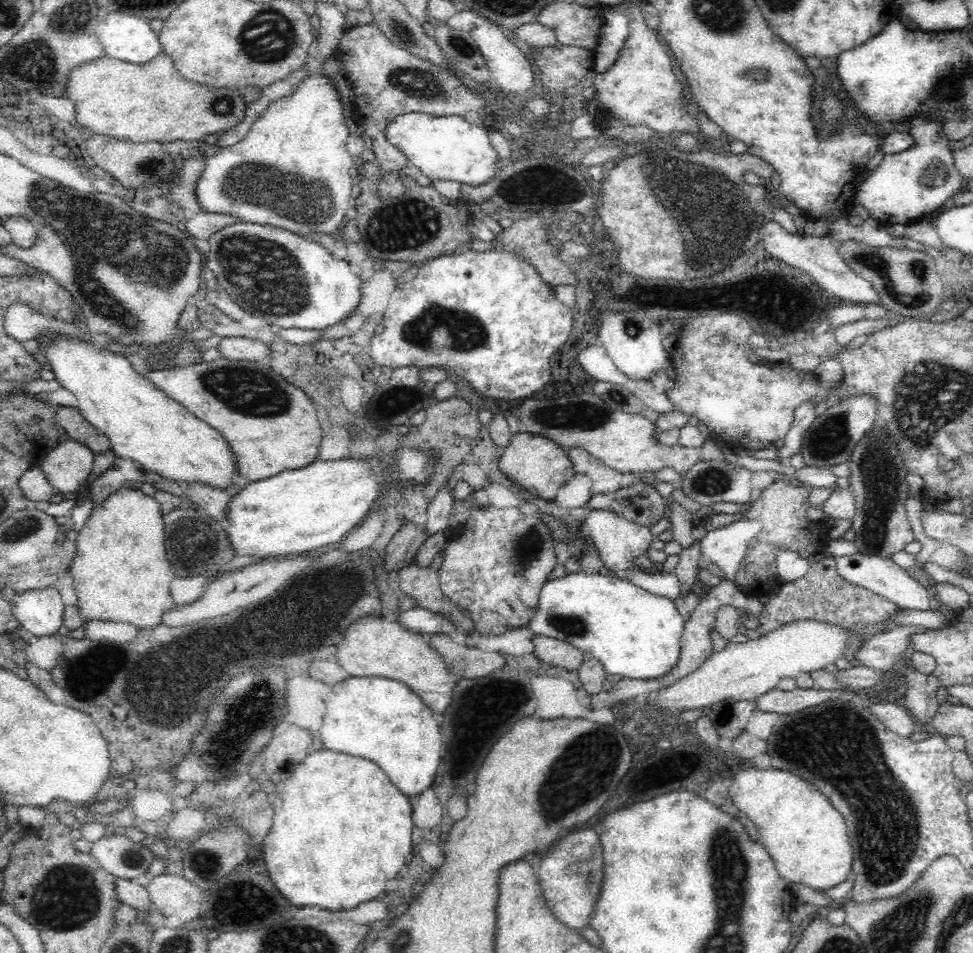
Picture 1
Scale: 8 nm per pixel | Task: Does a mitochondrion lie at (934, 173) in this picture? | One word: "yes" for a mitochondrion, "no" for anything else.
yes

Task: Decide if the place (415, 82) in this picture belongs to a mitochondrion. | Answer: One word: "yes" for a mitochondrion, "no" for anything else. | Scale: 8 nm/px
yes

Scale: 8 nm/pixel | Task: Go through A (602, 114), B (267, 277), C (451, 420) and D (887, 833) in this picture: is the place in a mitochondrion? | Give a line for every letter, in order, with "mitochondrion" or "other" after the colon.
A: other
B: mitochondrion
C: other
D: mitochondrion

